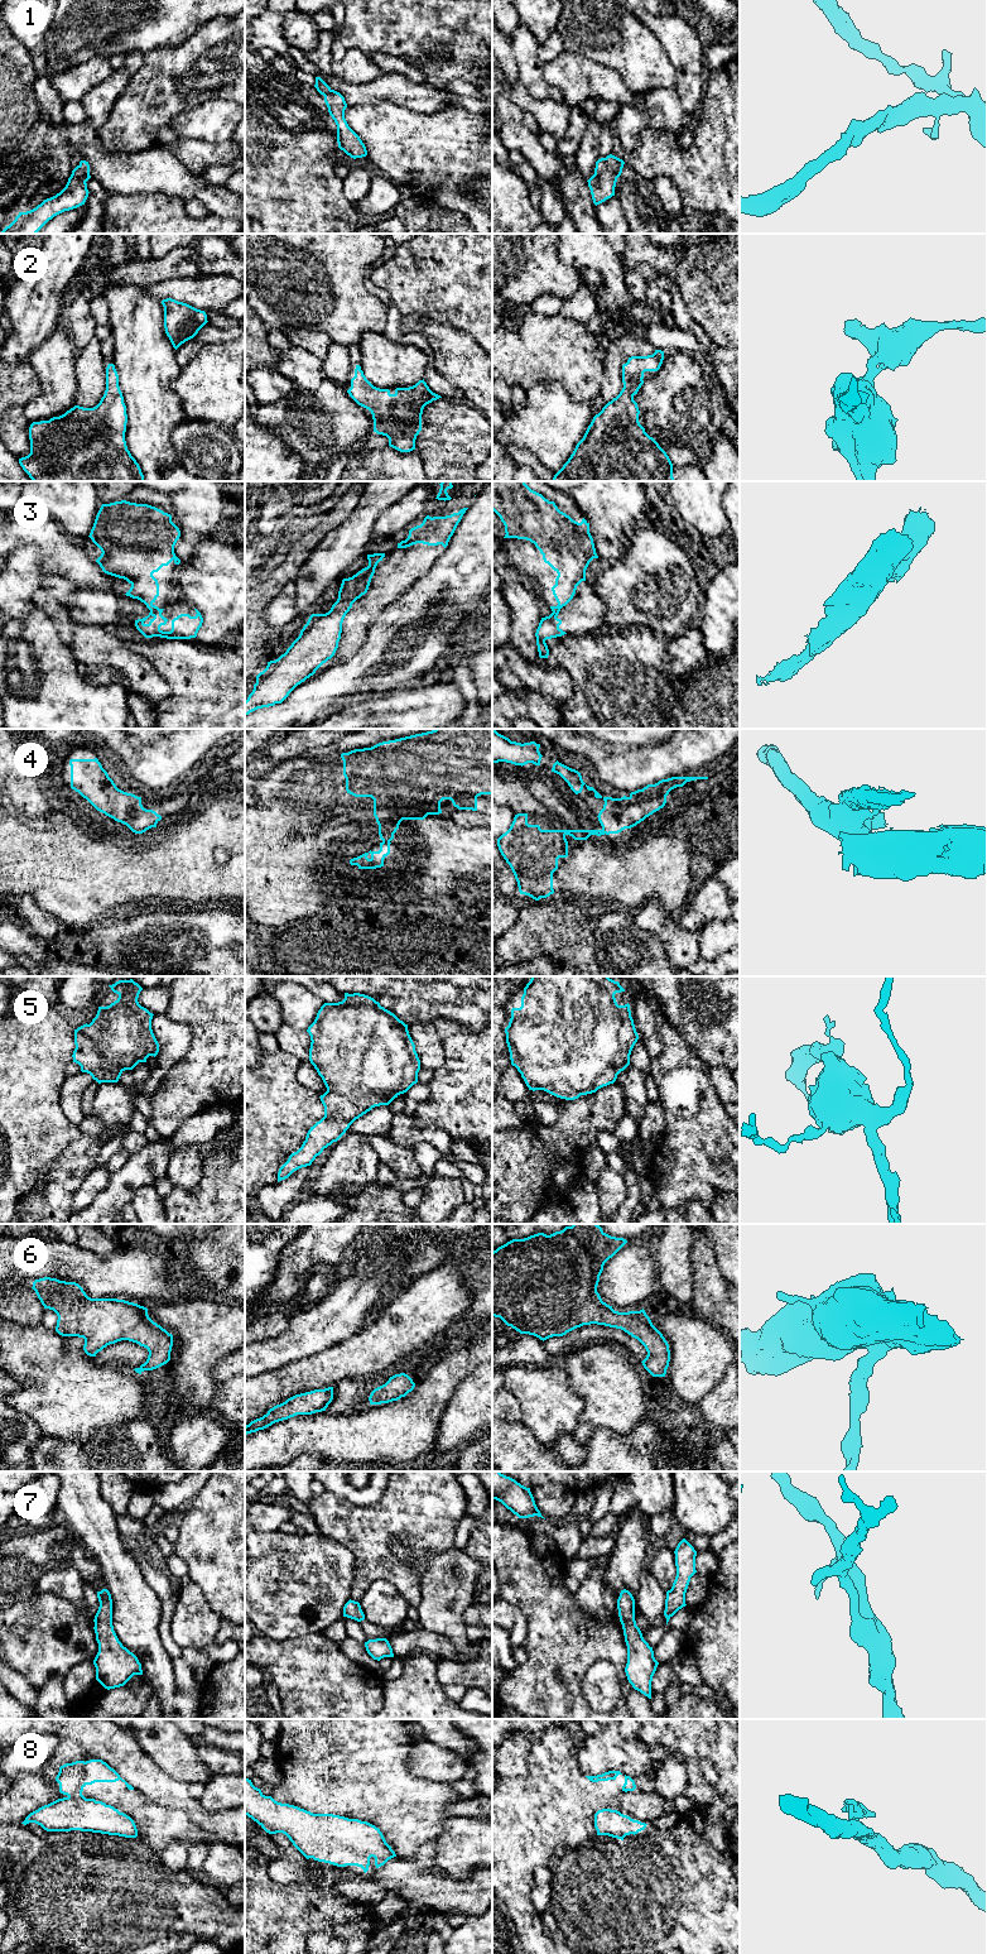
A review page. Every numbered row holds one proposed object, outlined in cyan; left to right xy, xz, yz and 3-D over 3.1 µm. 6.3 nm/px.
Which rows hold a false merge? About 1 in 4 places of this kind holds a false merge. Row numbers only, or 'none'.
3, 4

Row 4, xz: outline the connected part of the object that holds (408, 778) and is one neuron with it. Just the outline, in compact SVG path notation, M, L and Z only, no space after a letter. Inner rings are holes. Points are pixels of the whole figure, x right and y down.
M434 729L342 753L341 758L347 793L374 800L374 816L382 841L394 839L403 820L424 820L428 815L442 813L443 800L451 800L458 810L477 811L477 797L492 794L492 729Z

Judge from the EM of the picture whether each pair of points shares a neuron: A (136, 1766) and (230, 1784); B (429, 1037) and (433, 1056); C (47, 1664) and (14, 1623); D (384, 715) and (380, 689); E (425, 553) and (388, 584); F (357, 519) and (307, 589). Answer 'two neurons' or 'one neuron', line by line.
A: two neurons
B: one neuron
C: one neuron
D: two neurons
E: one neuron
F: one neuron

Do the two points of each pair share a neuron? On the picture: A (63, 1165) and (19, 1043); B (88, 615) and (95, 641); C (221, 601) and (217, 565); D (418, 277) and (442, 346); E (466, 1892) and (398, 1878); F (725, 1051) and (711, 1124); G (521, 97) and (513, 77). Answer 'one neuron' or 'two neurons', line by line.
A: two neurons
B: two neurons
C: one neuron
D: two neurons
E: one neuron
F: two neurons
G: one neuron

